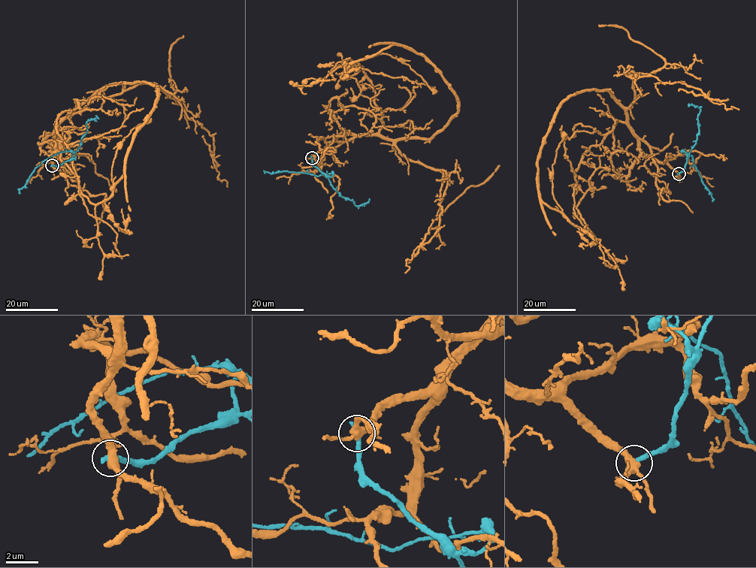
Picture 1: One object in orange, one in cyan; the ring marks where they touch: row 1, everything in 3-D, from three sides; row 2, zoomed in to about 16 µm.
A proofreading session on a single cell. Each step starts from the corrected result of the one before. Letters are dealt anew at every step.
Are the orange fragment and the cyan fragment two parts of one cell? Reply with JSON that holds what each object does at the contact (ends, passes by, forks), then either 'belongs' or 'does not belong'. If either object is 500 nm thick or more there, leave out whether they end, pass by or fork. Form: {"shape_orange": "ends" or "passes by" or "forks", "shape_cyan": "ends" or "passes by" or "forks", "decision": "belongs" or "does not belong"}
{"shape_orange": "forks", "shape_cyan": "ends", "decision": "does not belong"}

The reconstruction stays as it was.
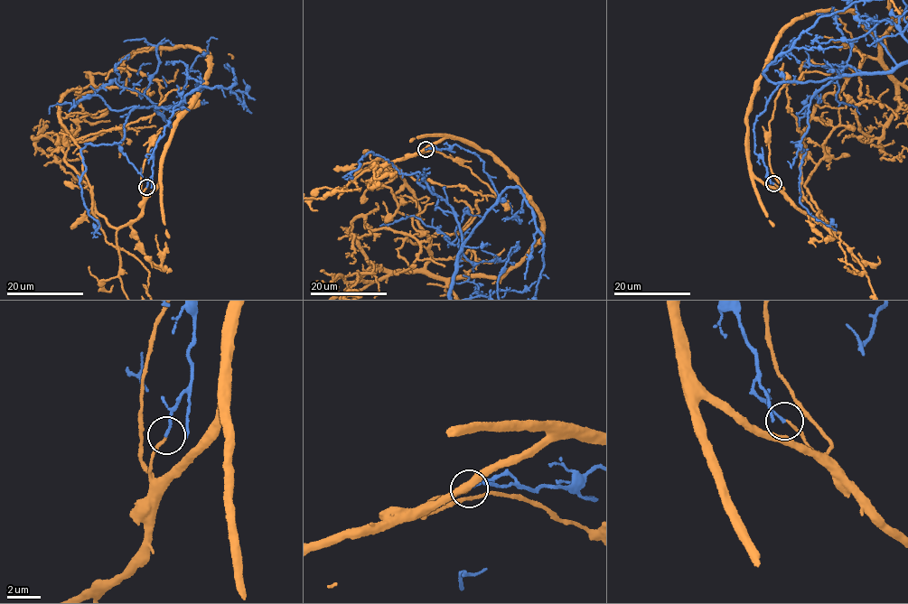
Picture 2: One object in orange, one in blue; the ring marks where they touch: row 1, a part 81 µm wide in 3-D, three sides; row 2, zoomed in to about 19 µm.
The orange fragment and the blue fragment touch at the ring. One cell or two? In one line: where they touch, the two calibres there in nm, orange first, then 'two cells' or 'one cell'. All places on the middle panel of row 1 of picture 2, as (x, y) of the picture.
(425, 149) | 160/150 nm | two cells

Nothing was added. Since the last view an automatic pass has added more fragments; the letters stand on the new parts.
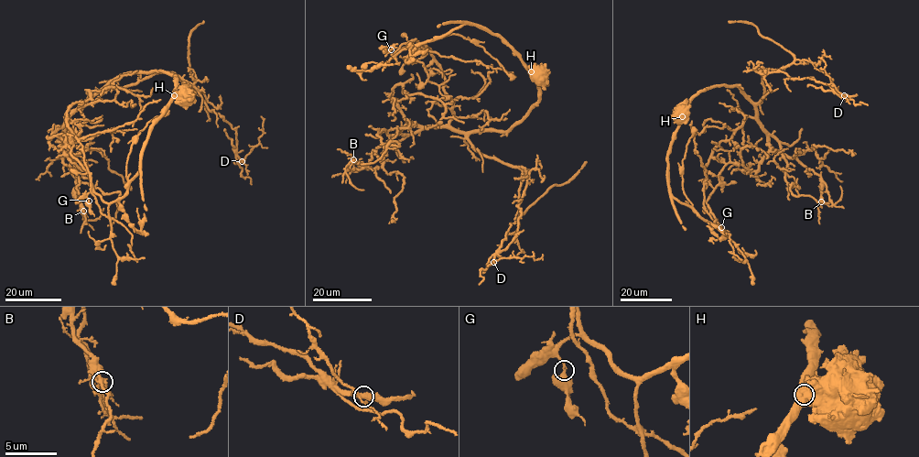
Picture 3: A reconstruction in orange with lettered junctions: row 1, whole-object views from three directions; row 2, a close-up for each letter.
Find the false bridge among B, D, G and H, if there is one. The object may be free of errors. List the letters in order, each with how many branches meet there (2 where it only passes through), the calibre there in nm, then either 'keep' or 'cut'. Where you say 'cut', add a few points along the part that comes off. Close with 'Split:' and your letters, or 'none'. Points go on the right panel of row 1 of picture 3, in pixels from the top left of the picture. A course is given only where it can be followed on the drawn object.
B: 6 | 360 nm | keep
D: 4 | 360 nm | keep
G: 2 | 280 nm | keep
H: 2 | 800 nm | cut | (682, 116), (689, 104)
Split: H

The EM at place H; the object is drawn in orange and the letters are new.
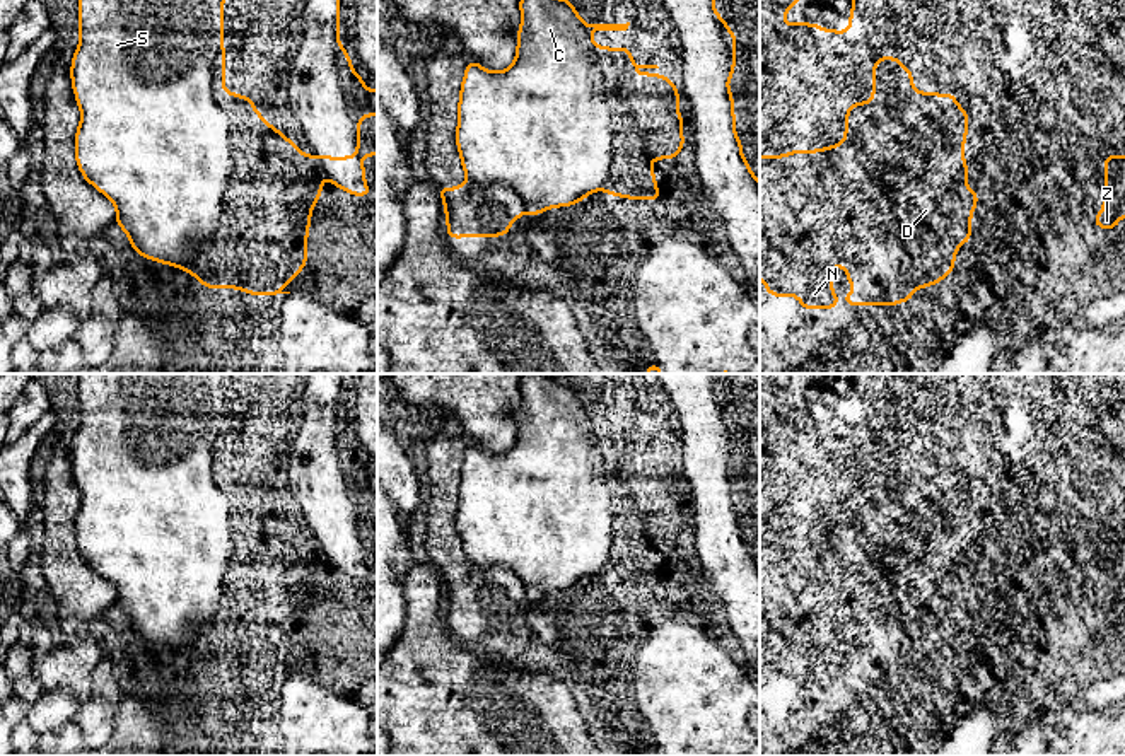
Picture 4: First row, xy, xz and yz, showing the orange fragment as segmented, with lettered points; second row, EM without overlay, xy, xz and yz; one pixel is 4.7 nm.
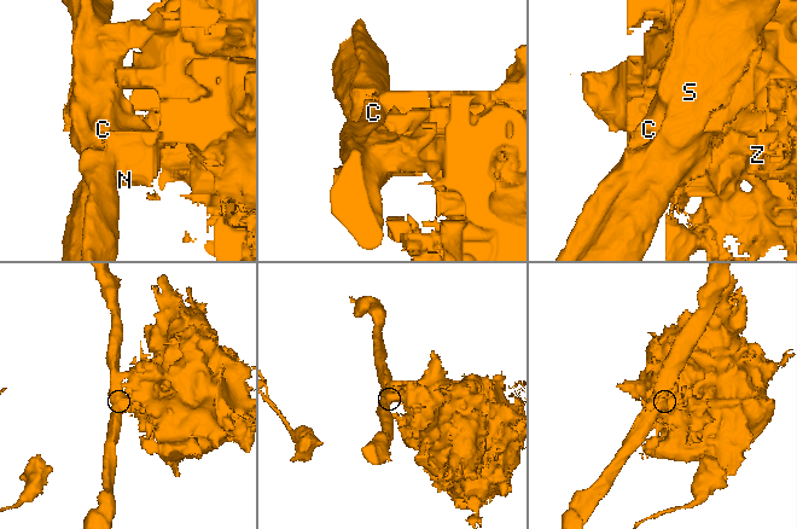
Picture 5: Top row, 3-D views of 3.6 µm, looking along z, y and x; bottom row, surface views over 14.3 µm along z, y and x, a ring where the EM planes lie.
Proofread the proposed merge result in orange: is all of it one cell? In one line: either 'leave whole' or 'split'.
split

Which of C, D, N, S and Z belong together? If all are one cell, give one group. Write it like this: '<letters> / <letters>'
C D N S / Z

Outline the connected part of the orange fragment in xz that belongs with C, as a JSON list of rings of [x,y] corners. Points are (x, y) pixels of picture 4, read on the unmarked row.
[[[526,374],[519,382],[519,391],[522,396],[522,404],[517,413],[517,435],[514,445],[504,454],[487,454],[478,444],[471,442],[464,452],[464,462],[459,474],[456,524],[463,551],[469,561],[464,563],[459,570],[437,570],[437,575],[444,584],[447,621],[493,618],[502,619],[507,618],[510,606],[521,601],[524,594],[529,594],[531,599],[536,599],[546,590],[568,589],[570,579],[577,579],[584,568],[594,567],[594,550],[601,543],[615,541],[616,526],[623,517],[623,495],[630,488],[630,473],[627,471],[618,474],[606,464],[604,452],[599,449],[596,432],[592,430],[589,411],[572,389],[570,379],[555,381],[543,374]]]

